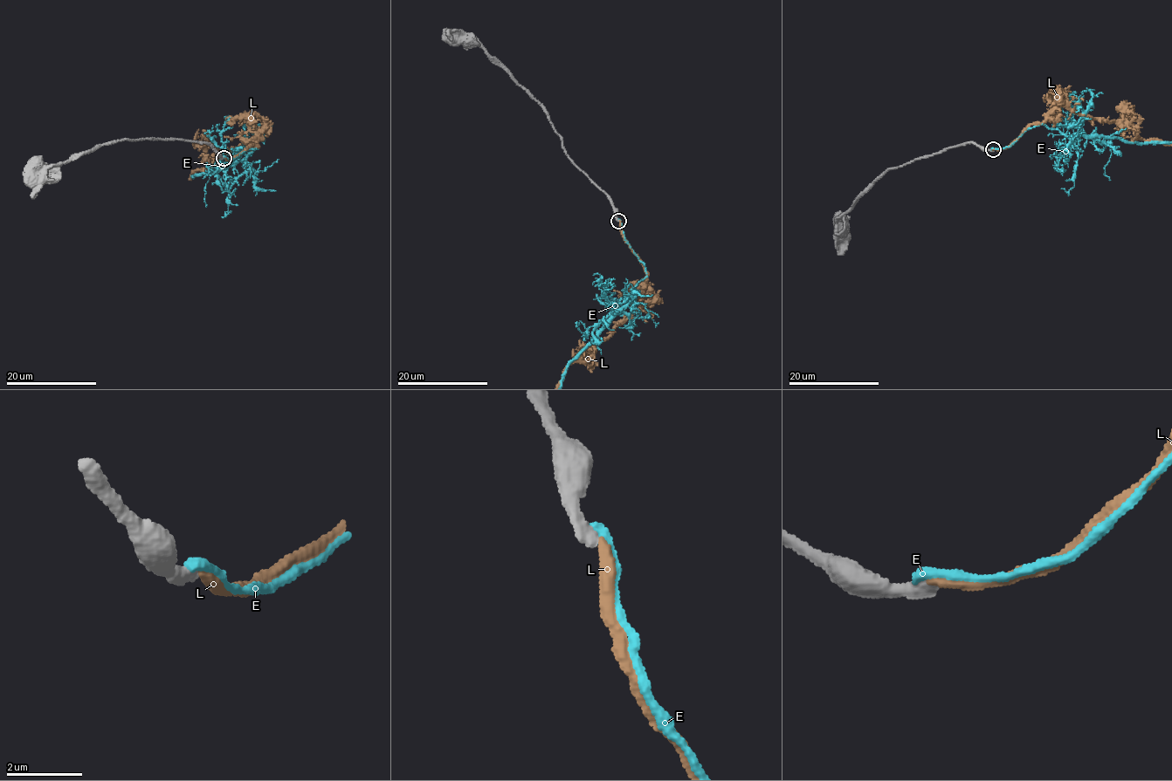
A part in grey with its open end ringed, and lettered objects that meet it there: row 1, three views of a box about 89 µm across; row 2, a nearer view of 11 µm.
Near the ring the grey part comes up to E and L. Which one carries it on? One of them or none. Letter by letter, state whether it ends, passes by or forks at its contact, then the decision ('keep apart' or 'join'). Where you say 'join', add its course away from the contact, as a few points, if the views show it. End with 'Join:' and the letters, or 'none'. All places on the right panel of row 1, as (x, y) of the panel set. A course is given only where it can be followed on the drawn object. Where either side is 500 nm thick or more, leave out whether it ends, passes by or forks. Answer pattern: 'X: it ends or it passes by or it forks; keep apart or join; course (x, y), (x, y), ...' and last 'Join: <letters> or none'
E: it ends; keep apart
L: it ends; join
Join: L

